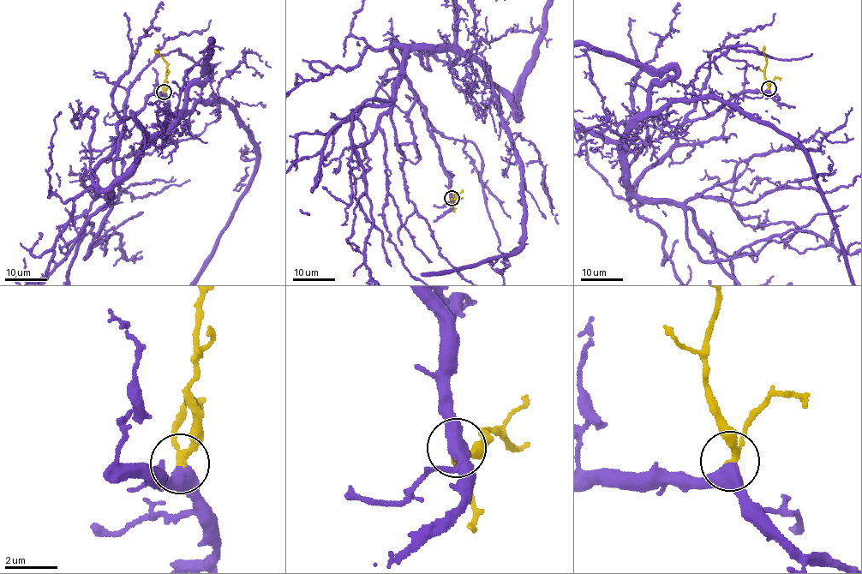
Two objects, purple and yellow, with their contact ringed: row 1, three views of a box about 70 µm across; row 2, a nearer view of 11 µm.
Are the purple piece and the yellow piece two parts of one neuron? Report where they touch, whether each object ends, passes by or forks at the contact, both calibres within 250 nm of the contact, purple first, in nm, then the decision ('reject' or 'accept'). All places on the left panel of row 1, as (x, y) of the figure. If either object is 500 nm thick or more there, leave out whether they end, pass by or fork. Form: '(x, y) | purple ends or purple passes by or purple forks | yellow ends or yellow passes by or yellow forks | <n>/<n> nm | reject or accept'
(164, 92) | purple passes by | yellow passes by | 460/240 nm | accept

